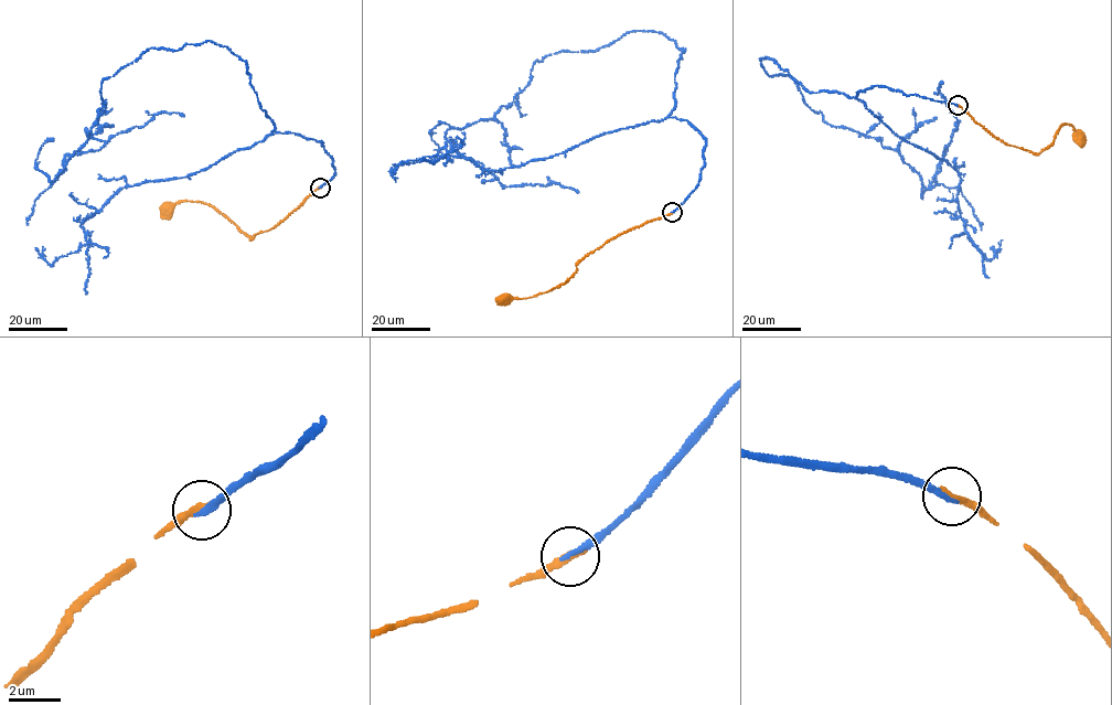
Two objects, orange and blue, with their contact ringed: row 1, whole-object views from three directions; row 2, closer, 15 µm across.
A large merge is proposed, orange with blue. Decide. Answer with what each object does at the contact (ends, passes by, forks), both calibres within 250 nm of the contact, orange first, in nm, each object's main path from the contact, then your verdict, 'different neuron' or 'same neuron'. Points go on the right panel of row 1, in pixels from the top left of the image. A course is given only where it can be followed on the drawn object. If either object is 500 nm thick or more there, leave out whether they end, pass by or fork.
orange ends there; blue ends there; 320 nm thick on the orange side, 240 nm on the other; orange runs (958, 105), (1002, 141), (1038, 153), (1052, 142), (1062, 125), (1068, 124), (1080, 137); blue runs (958, 105), (887, 86), (810, 93), (760, 59), (827, 124), (897, 150), (929, 189), (958, 121), (943, 83); different neuron

